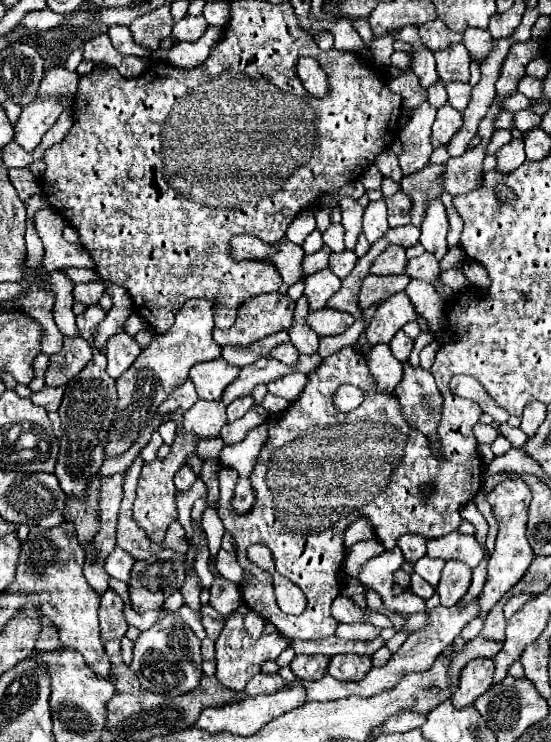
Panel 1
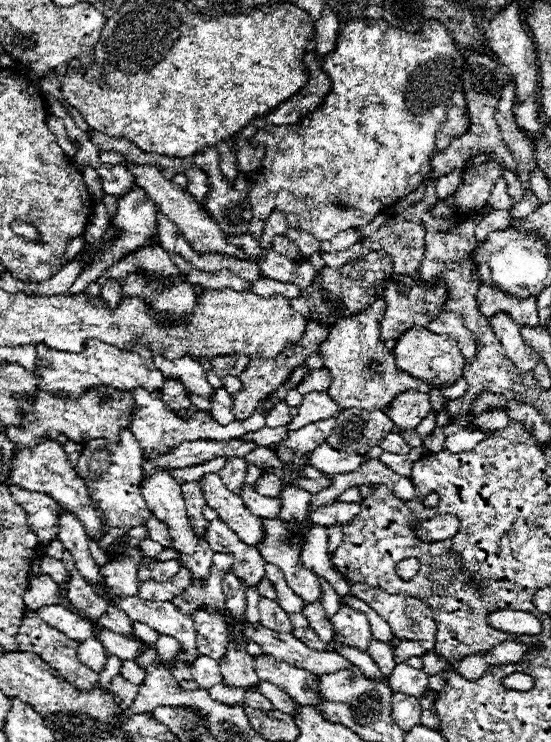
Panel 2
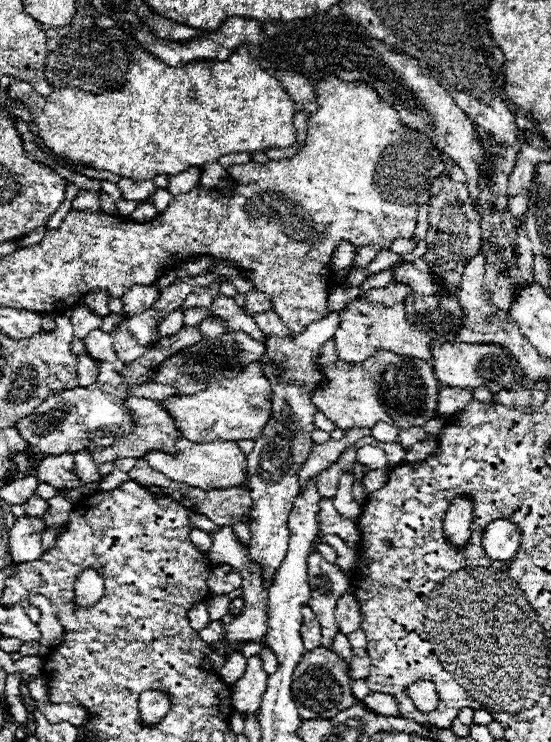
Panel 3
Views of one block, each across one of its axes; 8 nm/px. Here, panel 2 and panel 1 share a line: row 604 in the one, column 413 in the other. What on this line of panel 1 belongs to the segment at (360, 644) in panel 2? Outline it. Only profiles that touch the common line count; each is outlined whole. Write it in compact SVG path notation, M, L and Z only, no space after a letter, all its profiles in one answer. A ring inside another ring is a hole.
M402 330L392 338L392 344L390 344L390 350L392 354L400 360L400 362L408 362L408 356L412 352L412 346L414 346L414 340L408 338Z

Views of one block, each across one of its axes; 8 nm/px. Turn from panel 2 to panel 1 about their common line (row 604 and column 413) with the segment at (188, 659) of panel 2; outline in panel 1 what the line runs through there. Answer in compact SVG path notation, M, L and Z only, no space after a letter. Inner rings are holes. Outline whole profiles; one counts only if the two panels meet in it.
M424 102L414 110L408 124L400 130L398 138L402 142L402 154L398 156L398 162L404 176L416 174L428 164L432 154L430 128L432 128L434 116L436 116L436 110L428 102Z

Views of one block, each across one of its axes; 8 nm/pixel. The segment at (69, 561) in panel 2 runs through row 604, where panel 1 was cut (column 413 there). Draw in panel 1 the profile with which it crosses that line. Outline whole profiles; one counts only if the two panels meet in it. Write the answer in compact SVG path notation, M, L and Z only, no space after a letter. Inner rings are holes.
M414 72L400 74L398 80L390 80L388 84L390 84L392 92L398 92L402 96L406 110L418 108L426 100L426 90L418 84L418 76Z

